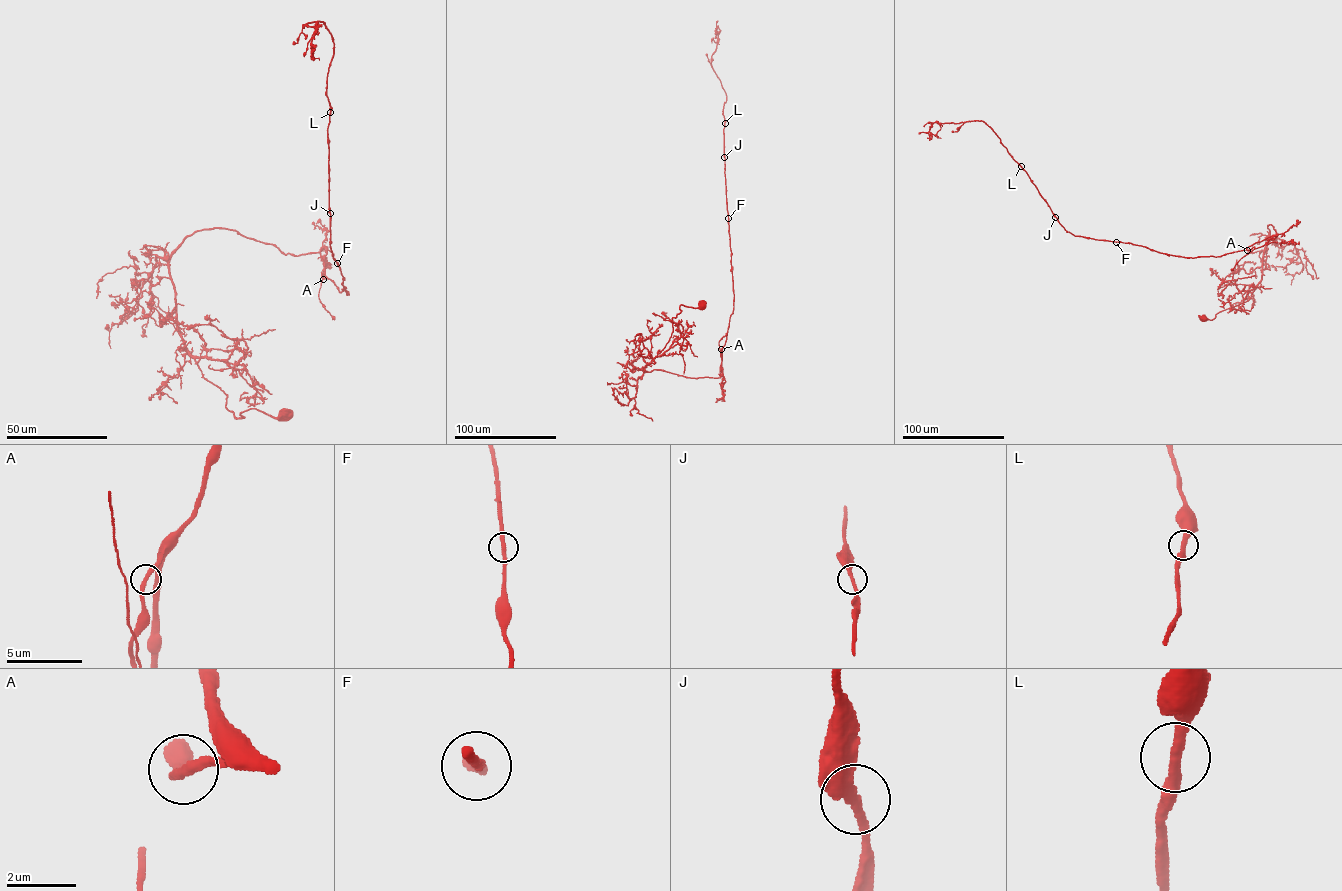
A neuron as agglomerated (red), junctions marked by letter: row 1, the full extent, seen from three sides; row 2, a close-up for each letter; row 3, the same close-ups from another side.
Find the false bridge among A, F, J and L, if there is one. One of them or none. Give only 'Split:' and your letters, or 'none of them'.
Split: none of them

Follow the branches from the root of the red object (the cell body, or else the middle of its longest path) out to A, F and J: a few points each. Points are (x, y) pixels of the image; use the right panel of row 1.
A: (1203, 318), (1213, 319), (1250, 299), (1262, 277), (1268, 225), (1273, 226), (1275, 238), (1247, 250)
F: (1203, 318), (1213, 319), (1250, 299), (1261, 278), (1271, 225), (1275, 238), (1218, 256), (1184, 257), (1116, 242)
J: (1203, 318), (1250, 299), (1261, 278), (1271, 225), (1275, 238), (1220, 256), (1187, 257), (1075, 236), (1055, 217)

